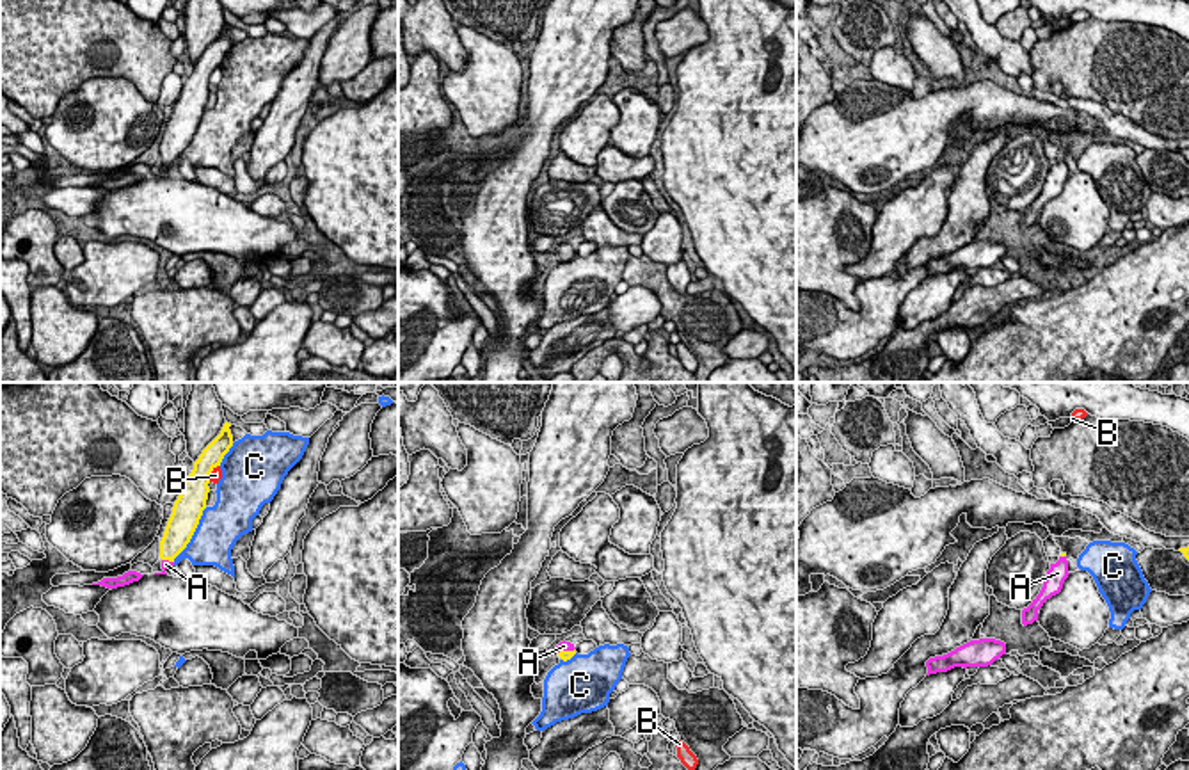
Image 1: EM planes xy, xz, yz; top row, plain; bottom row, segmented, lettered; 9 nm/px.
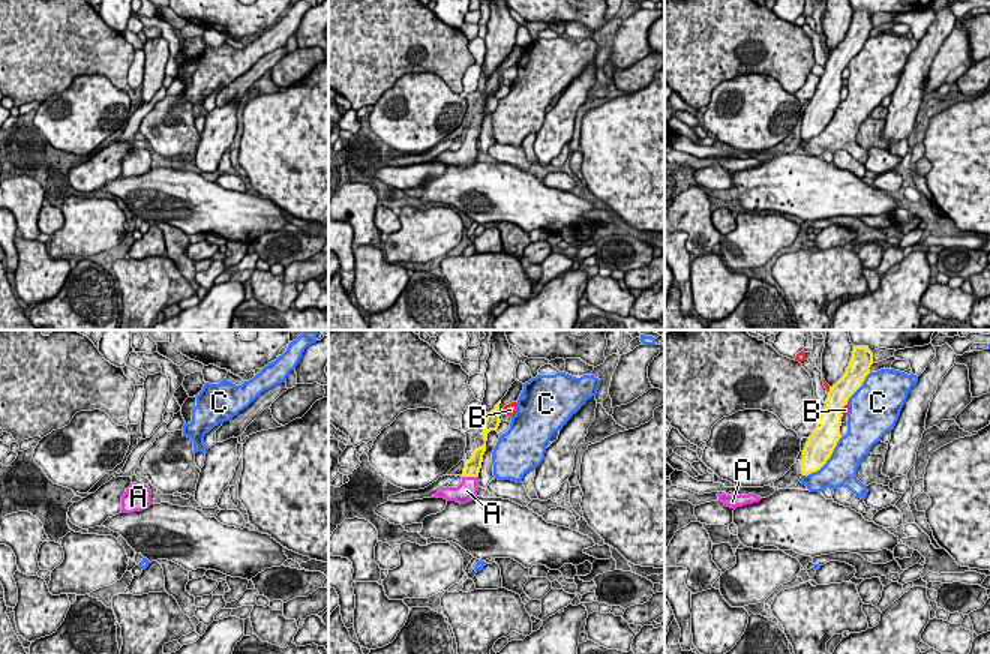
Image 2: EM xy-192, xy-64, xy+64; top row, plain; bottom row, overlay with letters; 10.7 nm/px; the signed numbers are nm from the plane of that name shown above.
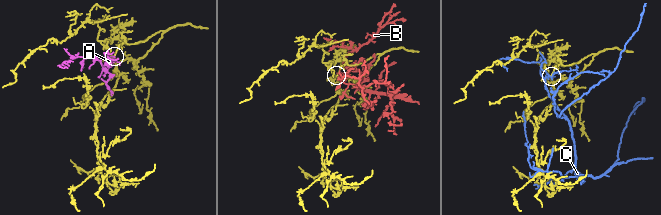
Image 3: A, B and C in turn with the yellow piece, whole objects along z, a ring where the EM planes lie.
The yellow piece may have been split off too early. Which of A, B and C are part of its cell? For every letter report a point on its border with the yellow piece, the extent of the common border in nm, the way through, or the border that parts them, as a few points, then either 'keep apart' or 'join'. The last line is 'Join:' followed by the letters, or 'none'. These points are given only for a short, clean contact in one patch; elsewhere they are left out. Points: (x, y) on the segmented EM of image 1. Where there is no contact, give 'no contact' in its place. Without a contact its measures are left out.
A: xz (566, 651) | 170 nm | across xz (566, 655), (566, 651), (564, 646) | join
B: xy (210, 472) | 190 nm | along xy (219, 465), (208, 481) | keep apart
C: xy (192, 534) | 600 nm | keep apart
Join: A

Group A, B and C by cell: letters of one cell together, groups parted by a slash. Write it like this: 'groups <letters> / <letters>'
groups A / B / C

